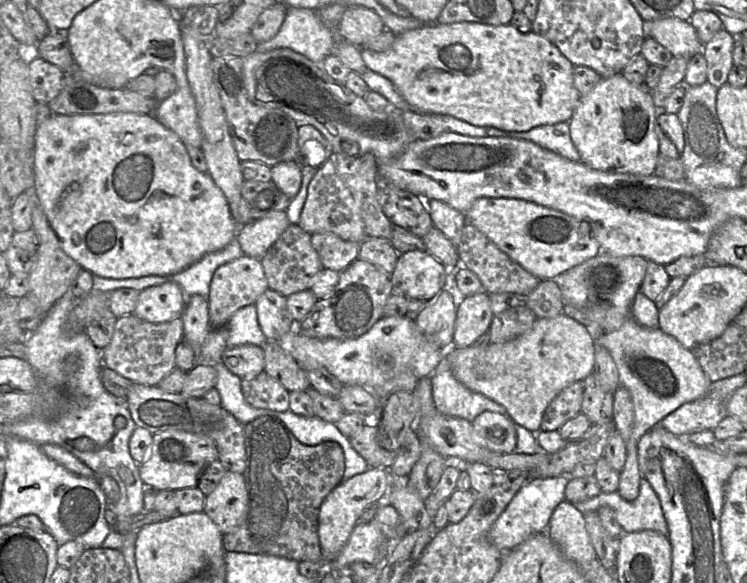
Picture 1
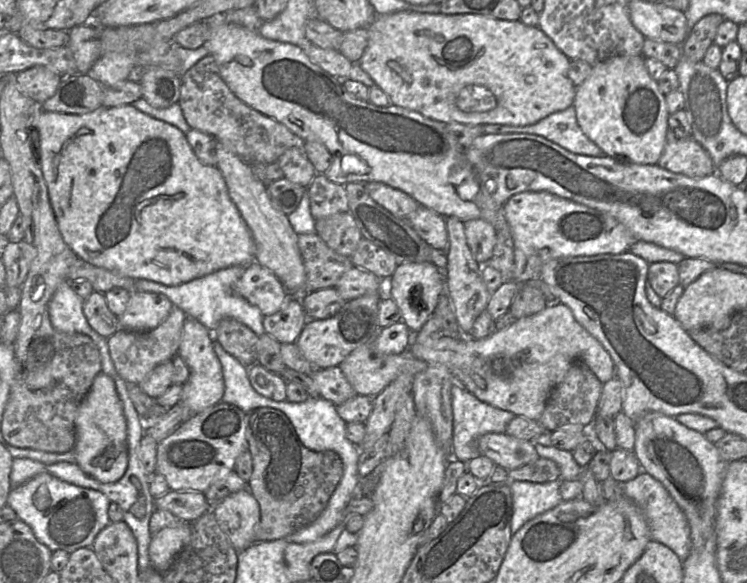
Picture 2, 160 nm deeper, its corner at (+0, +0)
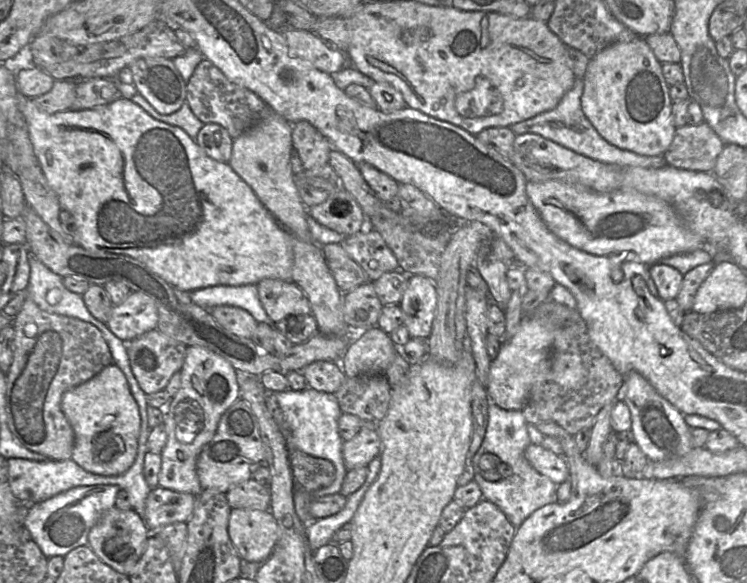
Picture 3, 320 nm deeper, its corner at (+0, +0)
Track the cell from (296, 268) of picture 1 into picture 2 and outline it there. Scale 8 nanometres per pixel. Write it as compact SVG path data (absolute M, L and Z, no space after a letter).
M316 233L298 235L298 247L305 269L305 293L311 293L320 289L333 288L338 279L346 271L354 267L350 257L340 255L333 251Z

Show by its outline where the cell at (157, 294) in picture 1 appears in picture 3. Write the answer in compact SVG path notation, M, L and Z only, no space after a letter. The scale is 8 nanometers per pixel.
M131 292L123 303L113 306L106 325L119 339L128 343L157 328L158 310L150 297Z

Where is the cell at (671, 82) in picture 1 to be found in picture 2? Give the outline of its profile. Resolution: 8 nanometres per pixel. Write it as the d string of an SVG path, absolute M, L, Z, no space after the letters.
M717 13L702 17L679 46L681 55L693 63L702 61L707 49L714 42L719 25L724 20L725 18Z

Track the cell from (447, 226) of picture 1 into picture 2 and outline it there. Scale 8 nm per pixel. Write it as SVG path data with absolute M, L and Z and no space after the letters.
M447 217L446 227L448 234L447 267L444 273L444 281L453 302L458 326L463 336L468 337L476 318L487 309L491 293L483 282L479 264L471 253L466 242L464 223L456 217Z

